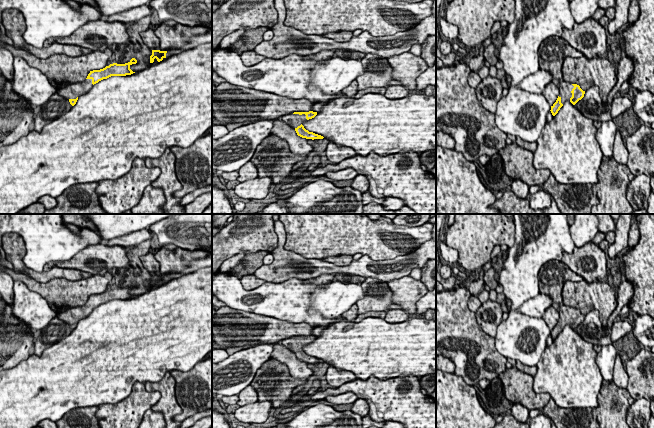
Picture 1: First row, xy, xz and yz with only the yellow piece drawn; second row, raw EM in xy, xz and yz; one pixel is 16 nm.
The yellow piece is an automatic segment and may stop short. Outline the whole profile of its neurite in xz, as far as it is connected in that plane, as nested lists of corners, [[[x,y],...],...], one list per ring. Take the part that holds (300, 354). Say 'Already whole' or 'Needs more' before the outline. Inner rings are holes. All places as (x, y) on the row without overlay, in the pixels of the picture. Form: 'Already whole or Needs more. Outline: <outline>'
Needs more. Outline: [[[294,336],[287,339],[283,339],[282,345],[287,349],[291,350],[297,357],[298,360],[306,363],[323,363],[324,361],[313,356],[309,356],[302,349],[309,343],[314,342],[317,339],[317,336]]]

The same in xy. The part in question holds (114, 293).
Needs more. Outline: [[[132,282],[125,288],[113,287],[103,293],[90,295],[87,302],[83,306],[65,309],[58,312],[56,317],[68,324],[70,328],[74,330],[78,324],[78,321],[86,318],[93,311],[93,309],[99,305],[107,303],[111,300],[126,300],[135,297],[130,293],[130,290],[136,287],[137,284]]]

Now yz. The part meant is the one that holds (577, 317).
Needs more. Outline: [[[563,304],[560,305],[559,316],[560,318],[556,326],[551,330],[550,334],[553,340],[558,337],[566,325],[570,325],[573,329],[575,329],[584,321],[585,318],[585,315],[583,315],[579,309]]]

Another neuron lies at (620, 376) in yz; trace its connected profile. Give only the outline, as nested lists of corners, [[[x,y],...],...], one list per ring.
[[[617,354],[615,359],[612,380],[617,387],[627,389],[629,377],[627,371],[624,369],[622,359],[619,354]]]

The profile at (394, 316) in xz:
[[[390,309],[385,316],[385,321],[392,324],[402,323],[408,319],[408,314],[402,309]]]

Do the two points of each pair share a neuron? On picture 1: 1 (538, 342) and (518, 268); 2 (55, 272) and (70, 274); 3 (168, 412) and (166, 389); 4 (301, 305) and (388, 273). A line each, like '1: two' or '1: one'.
1: one
2: one
3: one
4: two

